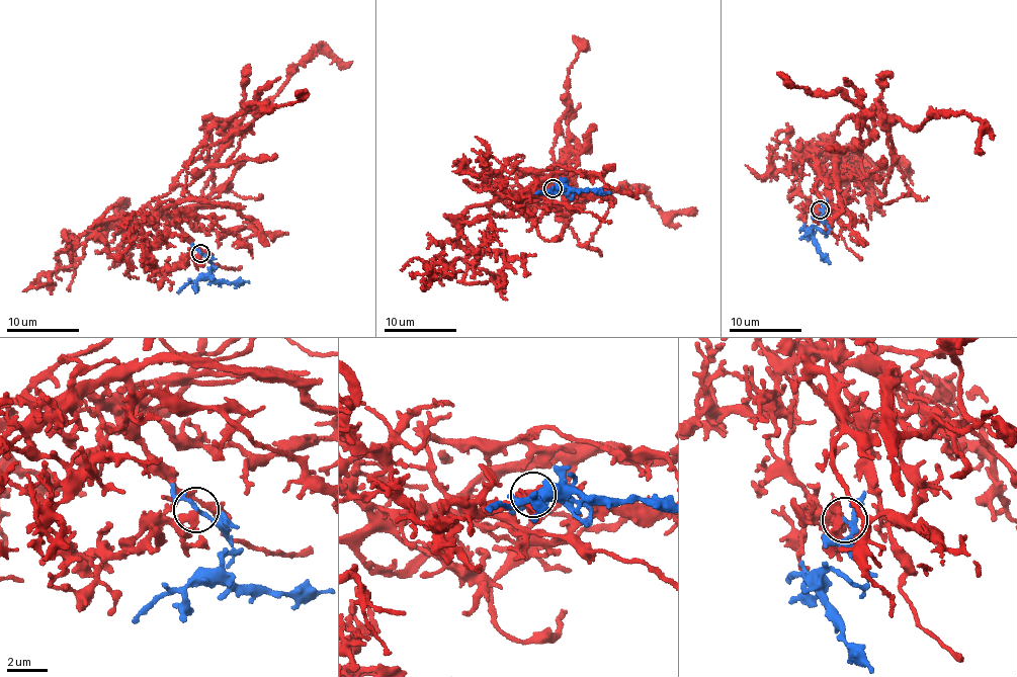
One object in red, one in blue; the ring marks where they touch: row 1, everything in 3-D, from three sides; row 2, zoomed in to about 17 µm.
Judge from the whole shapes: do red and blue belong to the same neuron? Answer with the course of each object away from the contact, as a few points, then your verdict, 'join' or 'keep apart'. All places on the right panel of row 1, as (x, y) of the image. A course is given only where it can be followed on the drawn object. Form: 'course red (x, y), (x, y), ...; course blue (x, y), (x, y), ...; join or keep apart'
course red (820, 209), (798, 180), (800, 150), (859, 153), (880, 116), (912, 131), (962, 112), (983, 131), (982, 151); course blue (820, 209), (829, 229), (824, 233), (814, 228), (813, 238), (830, 264); join

